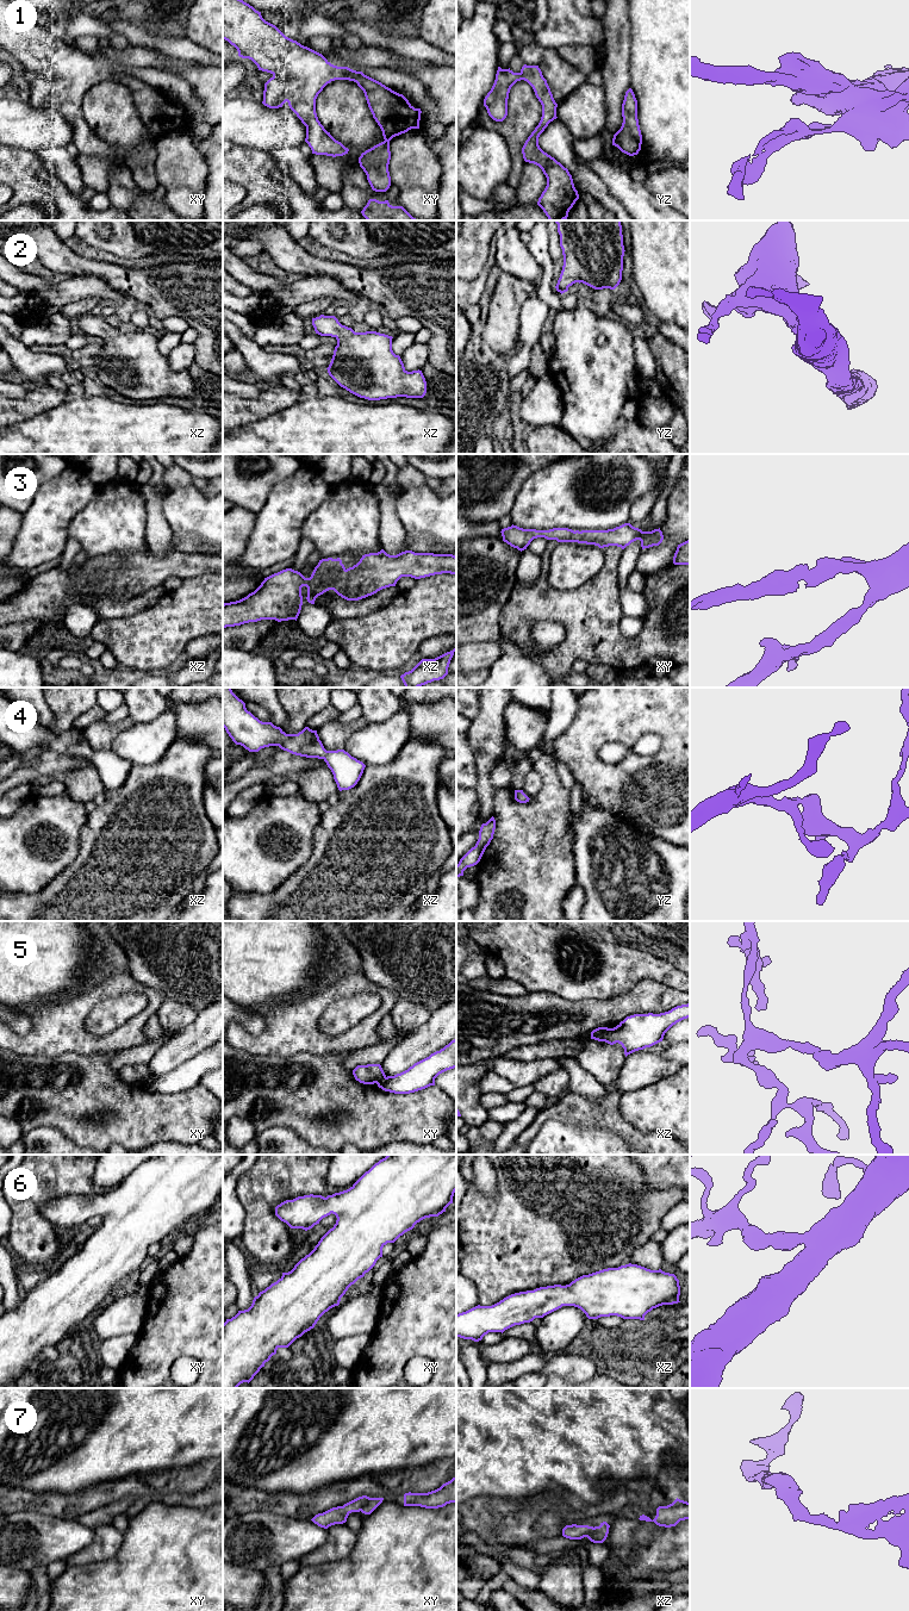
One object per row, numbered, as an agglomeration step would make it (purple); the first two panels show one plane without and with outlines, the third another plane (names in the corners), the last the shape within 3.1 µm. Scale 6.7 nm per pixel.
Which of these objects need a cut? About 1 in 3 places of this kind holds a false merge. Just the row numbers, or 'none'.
5

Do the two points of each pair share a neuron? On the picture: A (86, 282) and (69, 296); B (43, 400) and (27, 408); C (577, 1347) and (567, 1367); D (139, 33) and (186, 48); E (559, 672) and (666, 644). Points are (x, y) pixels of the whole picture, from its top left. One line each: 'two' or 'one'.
A: one
B: one
C: two
D: one
E: one

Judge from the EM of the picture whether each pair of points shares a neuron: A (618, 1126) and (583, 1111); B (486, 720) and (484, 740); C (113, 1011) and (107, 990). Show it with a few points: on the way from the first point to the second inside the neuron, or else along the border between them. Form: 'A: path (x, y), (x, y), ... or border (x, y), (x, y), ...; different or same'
A: path (610, 1118), (603, 1111), (591, 1111); same
B: path (486, 725), (486, 735); same
C: border (137, 991), (125, 991), (105, 999), (88, 1015); different

